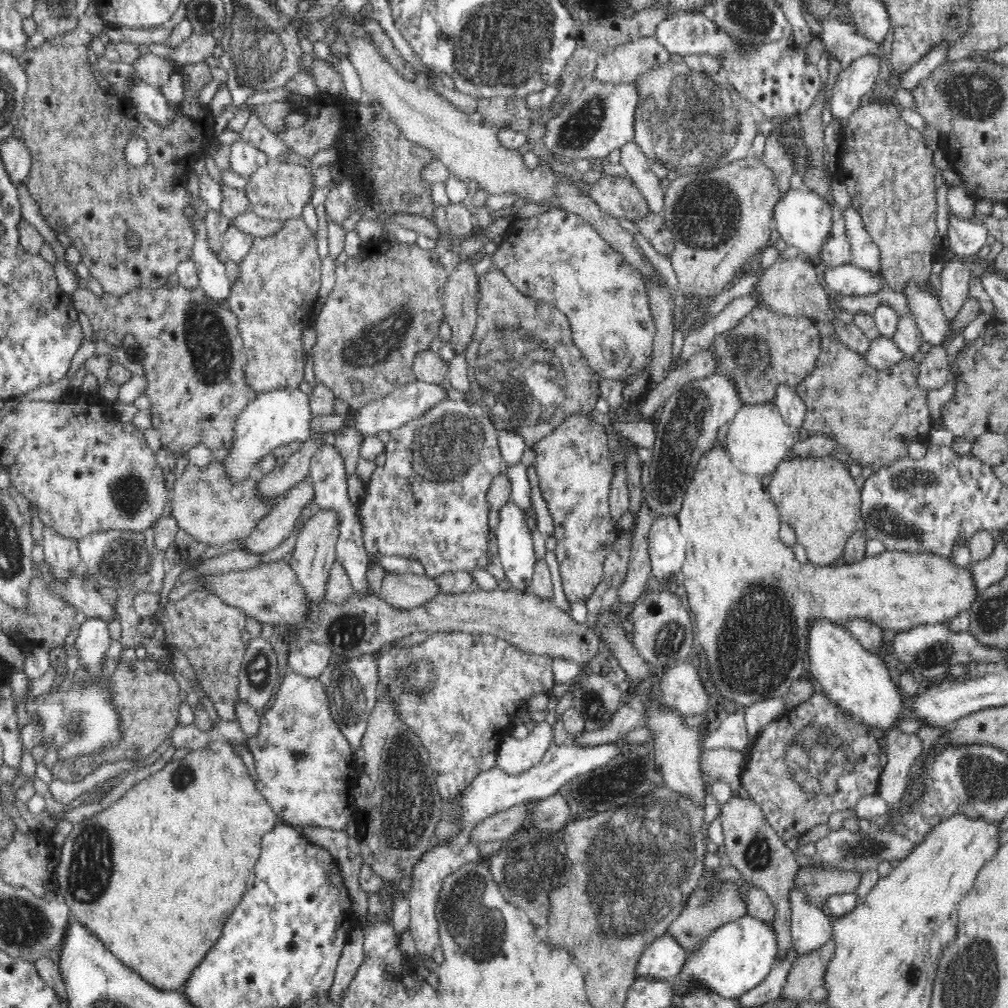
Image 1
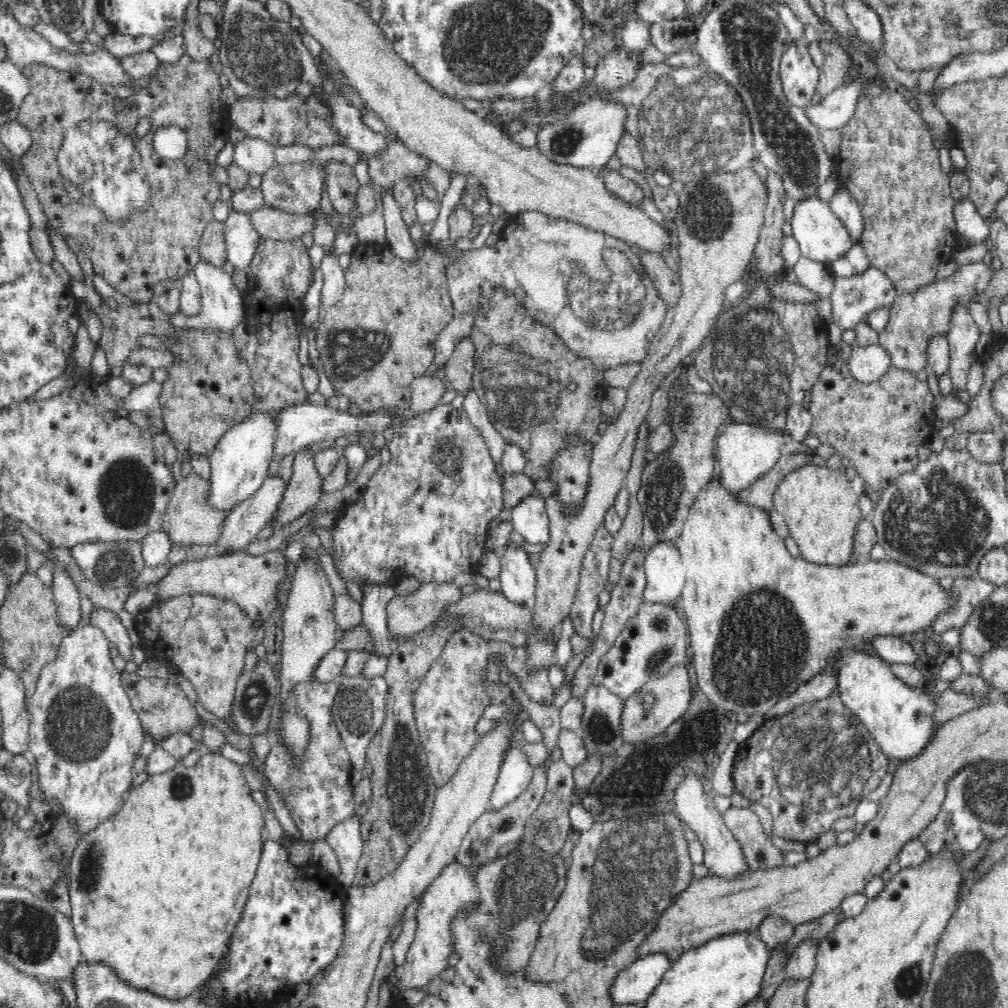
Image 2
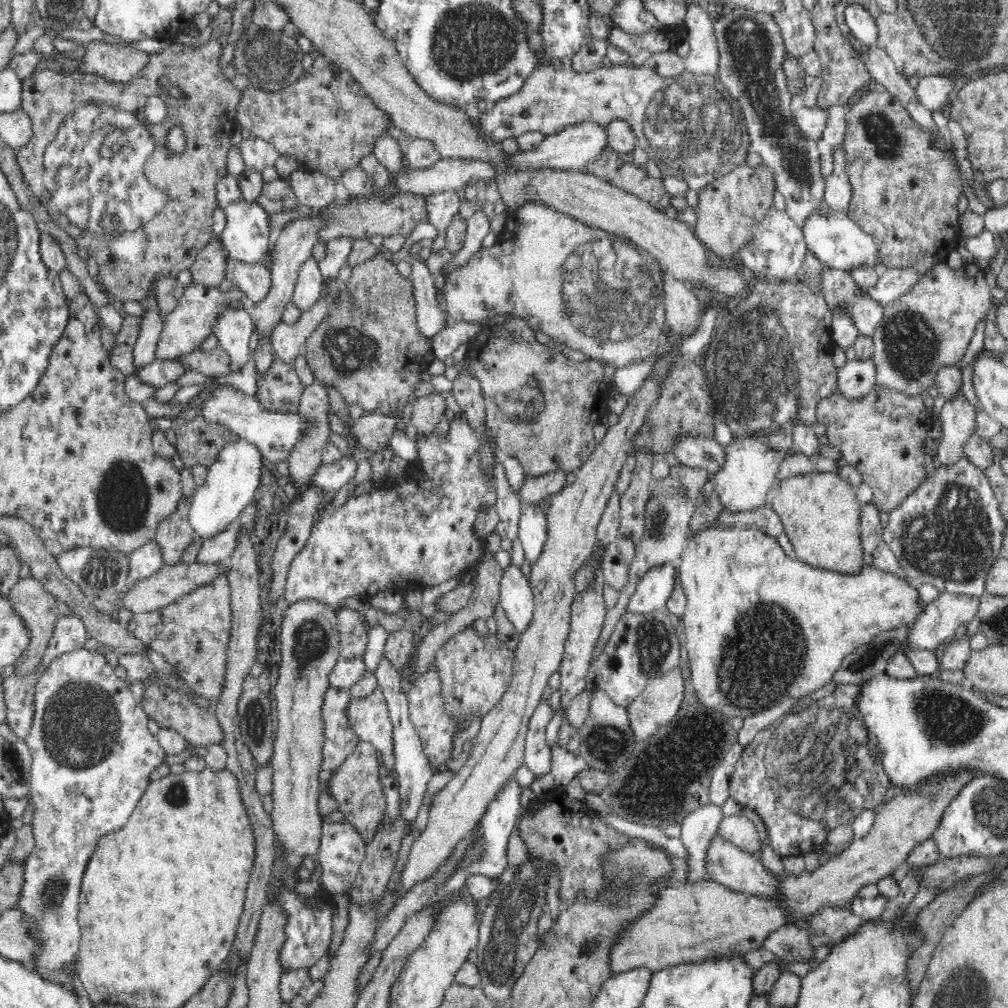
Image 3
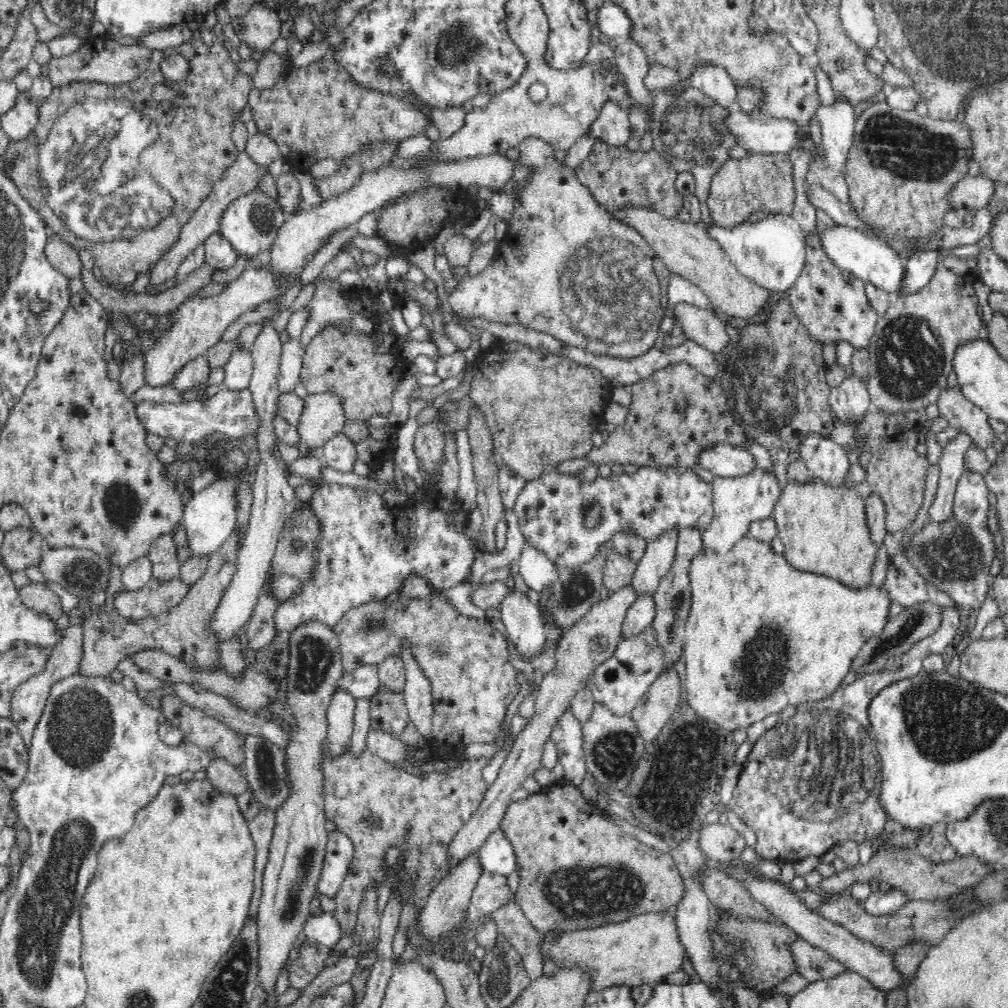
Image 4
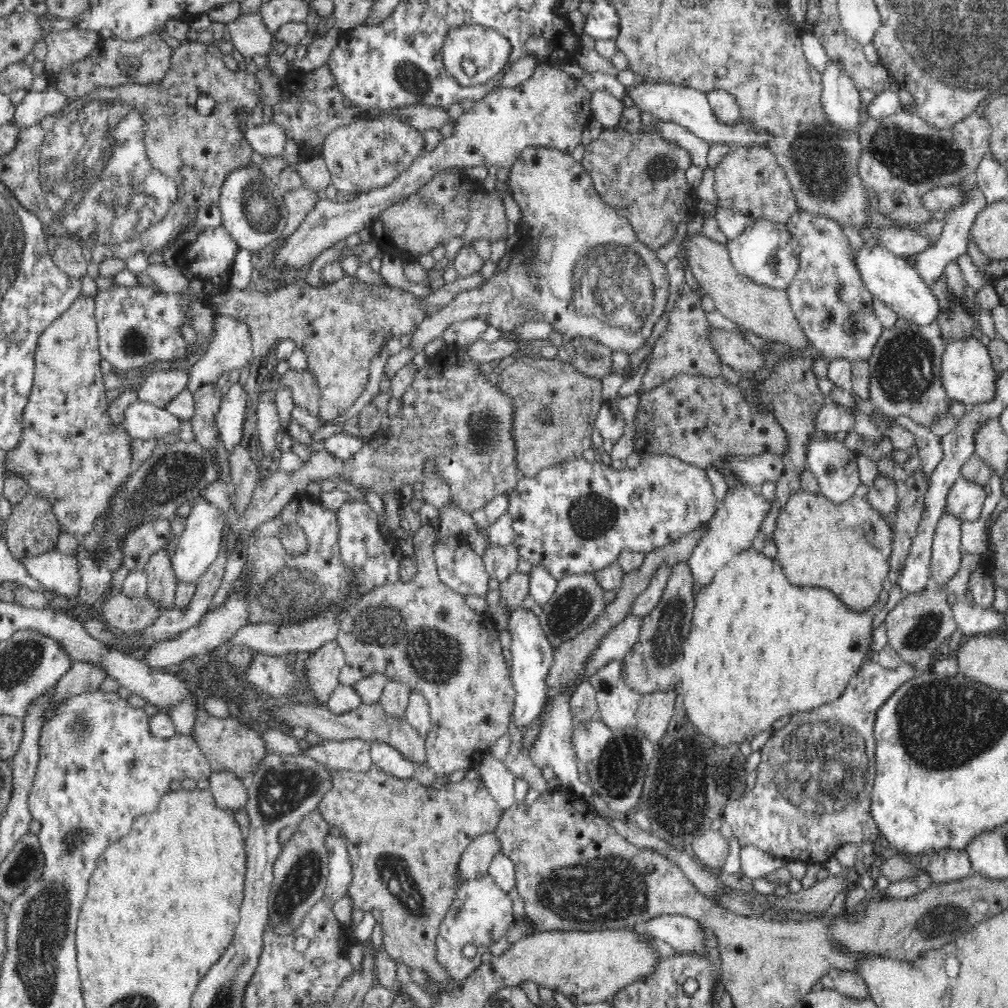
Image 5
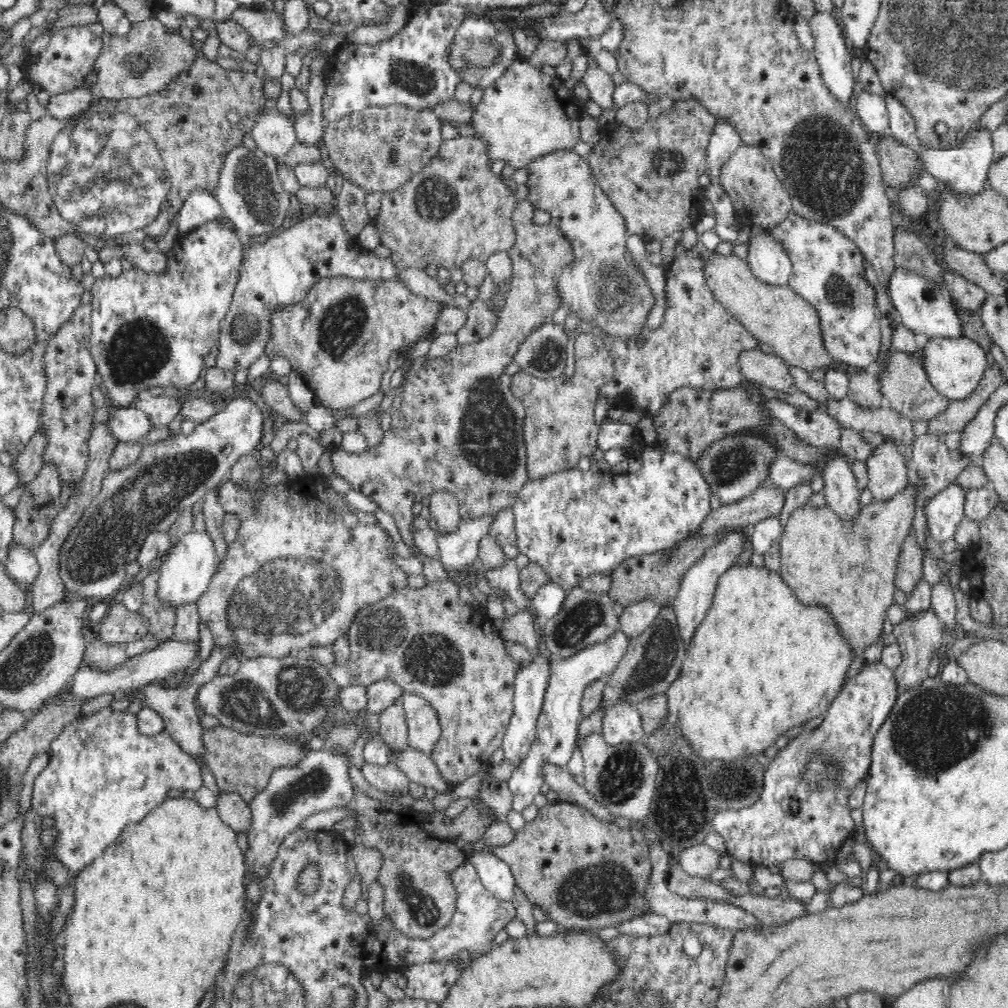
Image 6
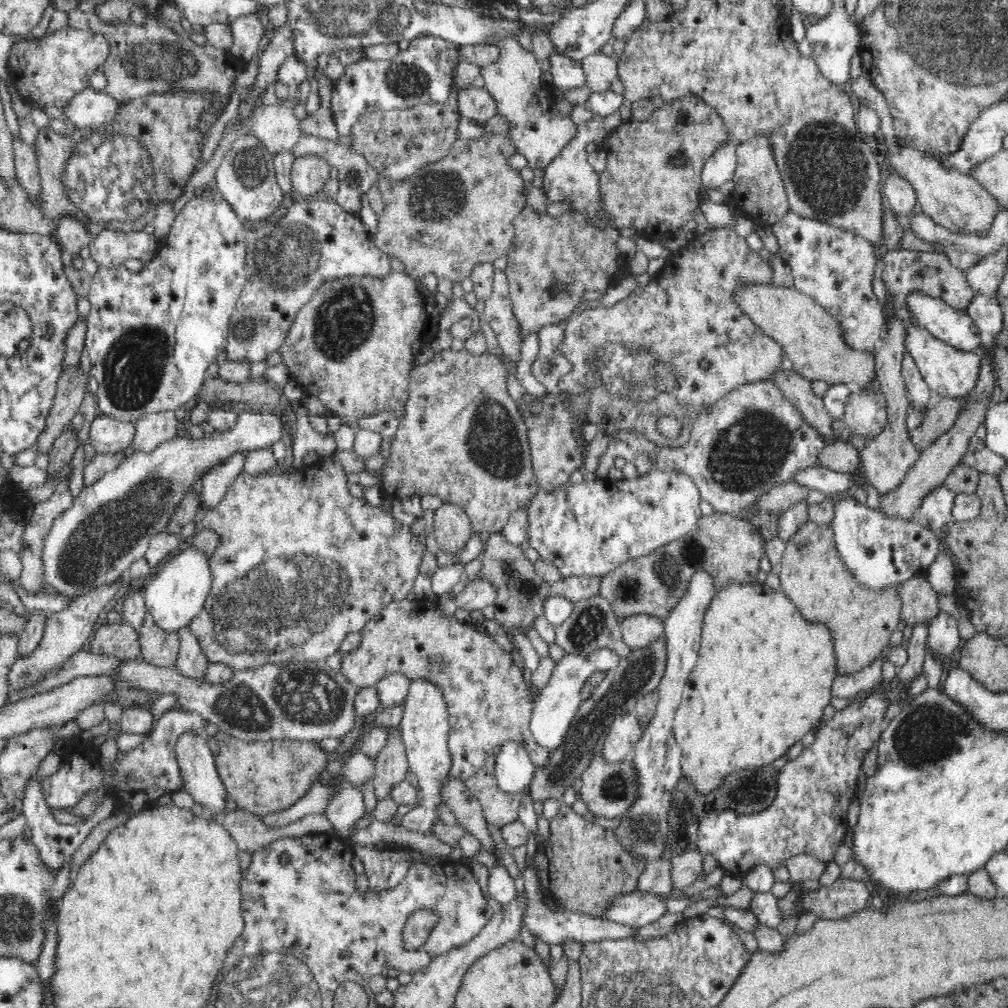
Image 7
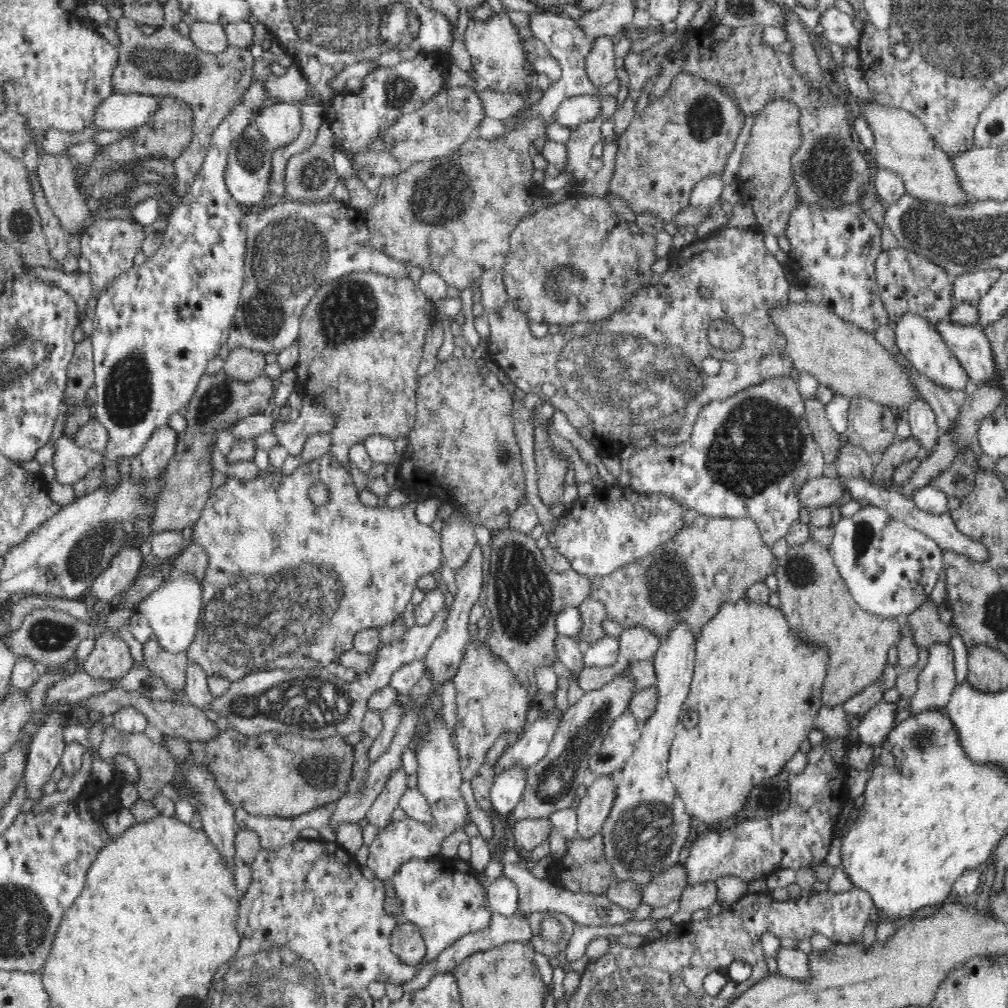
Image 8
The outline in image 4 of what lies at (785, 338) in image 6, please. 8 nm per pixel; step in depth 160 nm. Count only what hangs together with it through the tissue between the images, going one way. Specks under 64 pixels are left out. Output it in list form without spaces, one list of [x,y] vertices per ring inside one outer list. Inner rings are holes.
[[[634,203],[608,211],[611,218],[633,228],[648,242],[654,249],[654,256],[665,268],[698,285],[709,297],[708,303],[718,311],[733,318],[754,317],[763,311],[763,306],[767,304],[767,298],[772,292],[740,274],[726,251],[704,232],[700,223],[691,220],[682,222],[678,217],[667,217],[650,207]]]

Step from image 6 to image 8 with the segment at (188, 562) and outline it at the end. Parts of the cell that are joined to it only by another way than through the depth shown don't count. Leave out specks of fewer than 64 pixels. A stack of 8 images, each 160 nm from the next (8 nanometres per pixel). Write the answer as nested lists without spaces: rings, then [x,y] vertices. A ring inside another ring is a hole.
[[[175,571],[167,581],[151,592],[137,607],[136,614],[140,614],[145,618],[152,627],[153,636],[163,646],[164,650],[169,653],[186,653],[189,646],[193,643],[193,639],[197,633],[198,621],[200,621],[203,589],[198,579],[194,575],[189,575],[187,572]]]

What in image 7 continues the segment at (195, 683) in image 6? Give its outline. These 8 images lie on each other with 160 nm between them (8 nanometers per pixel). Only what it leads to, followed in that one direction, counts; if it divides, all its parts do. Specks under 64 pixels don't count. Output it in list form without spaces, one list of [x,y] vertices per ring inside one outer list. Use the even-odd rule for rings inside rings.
[[[192,733],[181,734],[177,738],[175,753],[176,761],[180,765],[180,774],[184,779],[184,791],[192,796],[194,803],[202,806],[204,809],[202,816],[212,822],[222,823],[223,818],[229,813],[226,811],[227,790],[217,773],[215,758],[207,745],[206,737]]]

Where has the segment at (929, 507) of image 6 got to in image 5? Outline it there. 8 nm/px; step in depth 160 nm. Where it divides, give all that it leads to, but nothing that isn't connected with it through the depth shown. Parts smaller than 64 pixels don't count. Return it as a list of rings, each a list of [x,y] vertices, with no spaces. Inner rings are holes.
[[[960,476],[950,489],[945,509],[960,516],[963,521],[976,522],[988,496],[984,488],[984,485],[980,486]]]

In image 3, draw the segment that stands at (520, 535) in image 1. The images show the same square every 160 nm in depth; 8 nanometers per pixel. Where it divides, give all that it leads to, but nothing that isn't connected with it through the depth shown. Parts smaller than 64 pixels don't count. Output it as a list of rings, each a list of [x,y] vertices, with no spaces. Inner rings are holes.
[[[510,563],[502,571],[499,602],[508,620],[521,633],[534,614],[535,602],[530,581],[520,566]]]

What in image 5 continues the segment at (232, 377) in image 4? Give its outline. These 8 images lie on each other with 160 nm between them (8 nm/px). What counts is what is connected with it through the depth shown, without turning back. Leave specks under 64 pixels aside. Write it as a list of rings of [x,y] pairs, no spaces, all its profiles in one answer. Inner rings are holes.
[[[243,381],[230,384],[226,396],[221,401],[219,414],[216,416],[216,427],[226,449],[233,452],[242,440],[244,415],[247,404],[247,392],[244,392]]]

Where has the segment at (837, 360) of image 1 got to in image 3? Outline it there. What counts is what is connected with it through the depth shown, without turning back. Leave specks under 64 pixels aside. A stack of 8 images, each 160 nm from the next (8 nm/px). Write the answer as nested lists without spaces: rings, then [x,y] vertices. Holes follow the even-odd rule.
[[[878,384],[873,387],[862,398],[848,398],[838,389],[821,398],[816,404],[815,422],[826,428],[828,442],[840,450],[843,462],[856,467],[858,473],[862,475],[862,482],[872,487],[876,507],[888,512],[898,506],[927,474],[926,462],[924,462],[924,440],[932,430],[934,418],[932,410],[929,411],[926,406],[925,395],[907,395],[889,386]]]

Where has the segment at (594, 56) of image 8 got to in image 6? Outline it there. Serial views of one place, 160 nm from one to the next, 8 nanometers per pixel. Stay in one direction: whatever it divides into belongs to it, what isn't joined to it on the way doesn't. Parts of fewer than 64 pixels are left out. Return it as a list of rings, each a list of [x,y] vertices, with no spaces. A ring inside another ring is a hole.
[[[592,55],[587,56],[588,70],[582,81],[586,85],[589,92],[589,99],[598,104],[598,108],[608,112],[614,106],[615,85],[612,77],[595,67]]]

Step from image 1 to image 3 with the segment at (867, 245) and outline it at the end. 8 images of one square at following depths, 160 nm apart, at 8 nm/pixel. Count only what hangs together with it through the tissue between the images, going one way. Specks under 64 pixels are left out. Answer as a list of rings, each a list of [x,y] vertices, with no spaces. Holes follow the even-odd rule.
[[[843,143],[838,144],[832,151],[834,170],[825,178],[825,193],[823,199],[832,213],[847,216],[852,202],[852,185],[845,169],[845,152]]]

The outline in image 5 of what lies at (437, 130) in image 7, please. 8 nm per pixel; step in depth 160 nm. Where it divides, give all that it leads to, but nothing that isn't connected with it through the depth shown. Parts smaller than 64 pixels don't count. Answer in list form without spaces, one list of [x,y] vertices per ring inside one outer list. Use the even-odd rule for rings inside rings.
[[[373,112],[370,118],[340,127],[326,136],[322,148],[332,186],[336,188],[339,197],[365,193],[387,185],[403,173],[422,152],[424,139],[421,134],[394,114]]]

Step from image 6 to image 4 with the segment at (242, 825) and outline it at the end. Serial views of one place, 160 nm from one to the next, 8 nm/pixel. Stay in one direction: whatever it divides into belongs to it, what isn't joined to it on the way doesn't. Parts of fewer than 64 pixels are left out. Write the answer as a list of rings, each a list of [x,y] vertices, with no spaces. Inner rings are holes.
[[[214,757],[206,768],[207,777],[215,787],[224,793],[238,796],[248,790],[245,775],[224,757]]]

